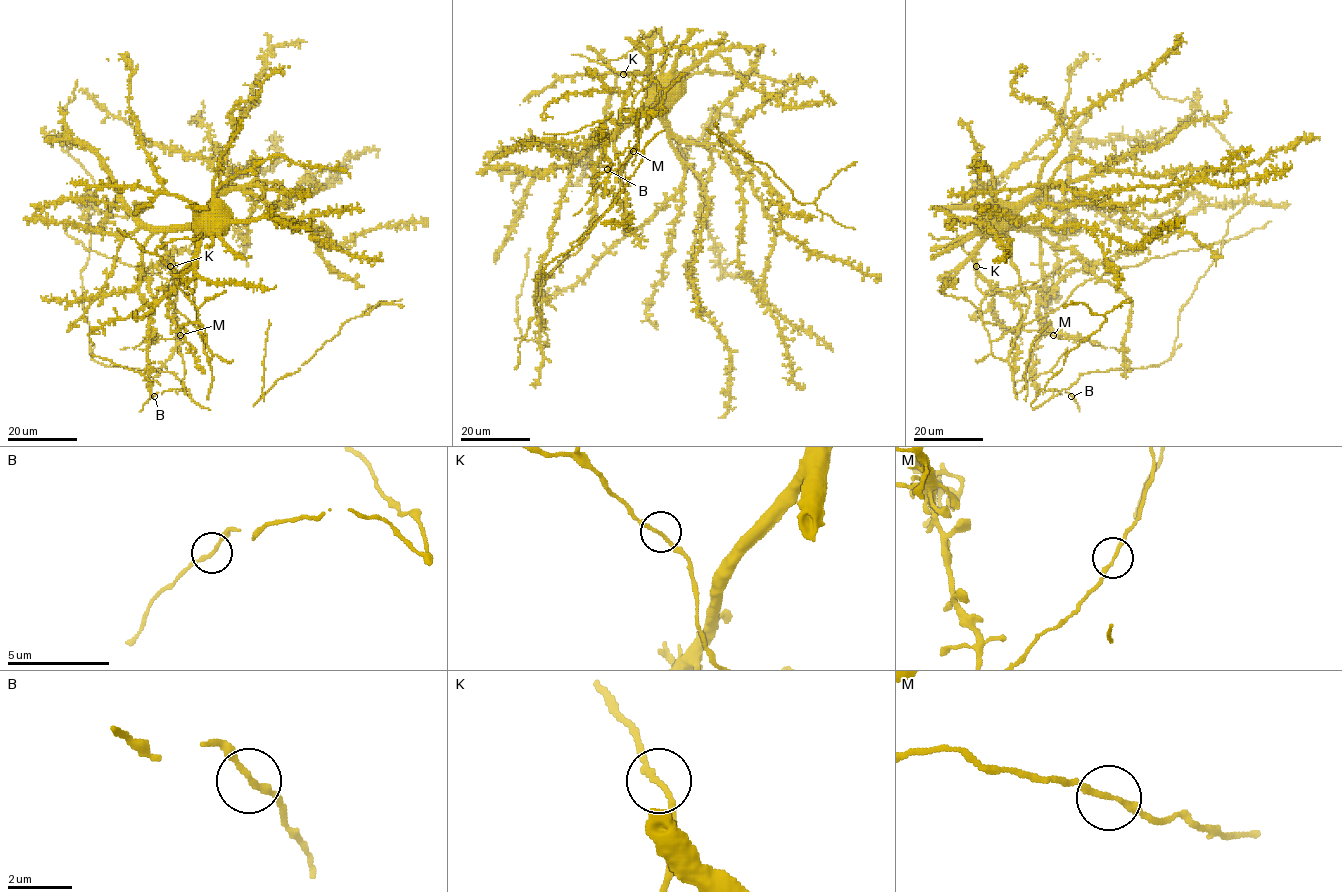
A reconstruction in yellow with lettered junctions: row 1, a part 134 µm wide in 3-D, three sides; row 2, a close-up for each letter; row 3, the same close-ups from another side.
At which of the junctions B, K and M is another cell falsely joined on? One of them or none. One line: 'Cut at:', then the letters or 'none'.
Cut at: none

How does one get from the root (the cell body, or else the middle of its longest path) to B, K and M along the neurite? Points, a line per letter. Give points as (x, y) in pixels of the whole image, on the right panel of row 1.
B: (1004, 223), (1040, 227), (1079, 202), (1164, 228), (1245, 197), (1180, 312), (1173, 355), (1049, 388), (1071, 396)
K: (1004, 223), (1010, 264), (1029, 299), (1005, 360), (991, 350), (979, 312), (984, 295), (976, 284), (976, 267)
M: (1004, 223), (1004, 216), (1039, 235), (1044, 284), (1039, 324), (1074, 339), (1053, 335)

